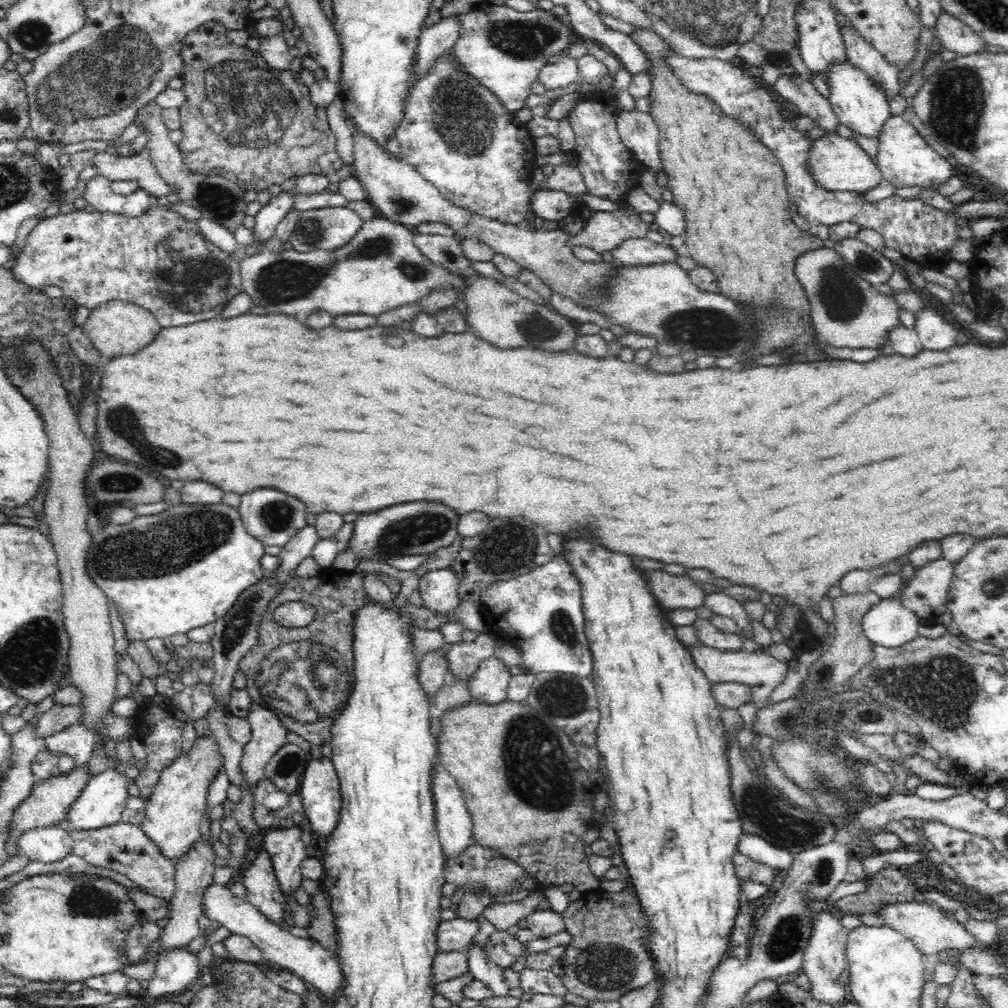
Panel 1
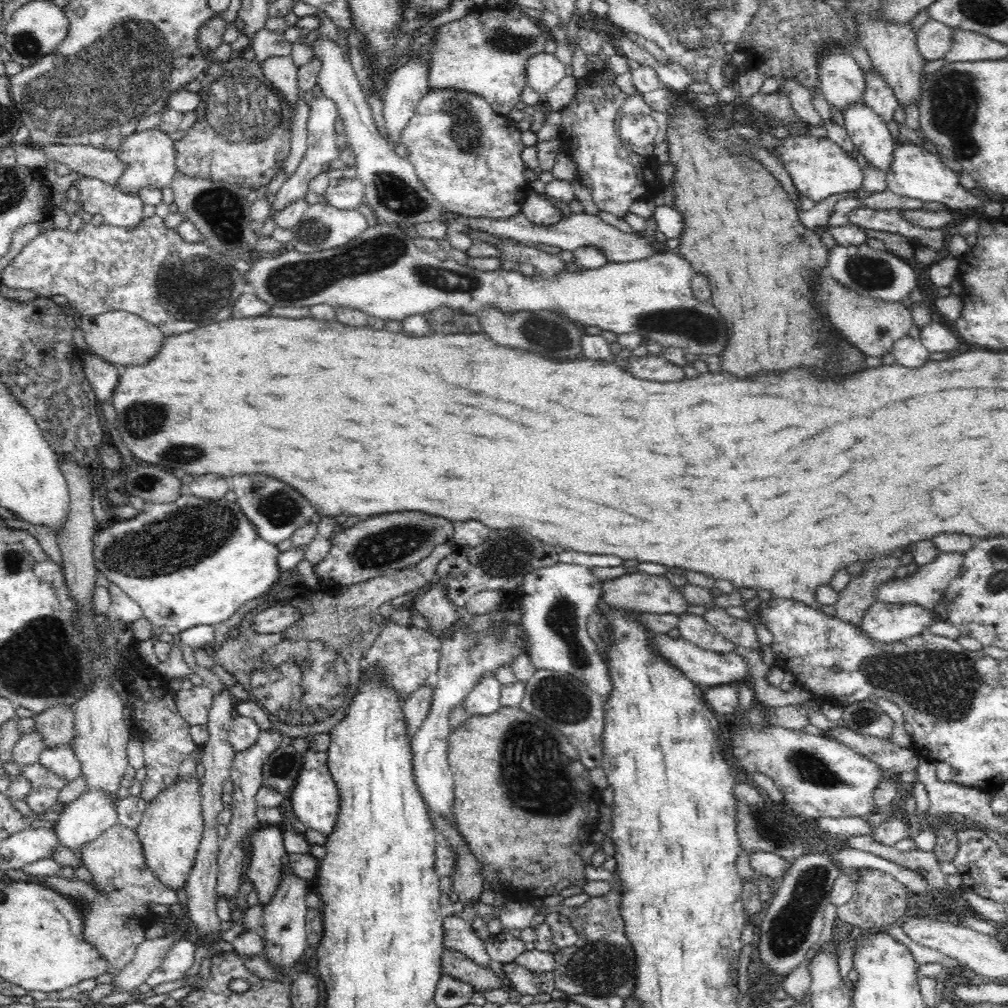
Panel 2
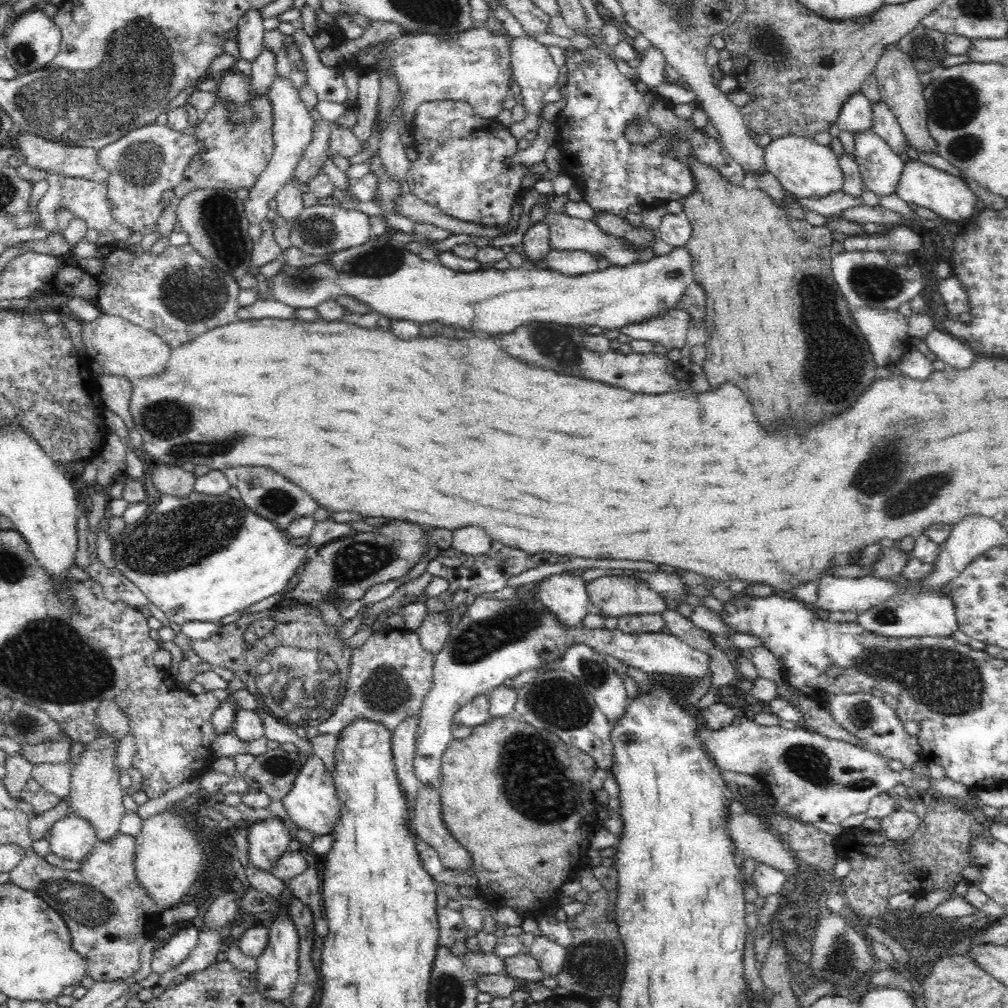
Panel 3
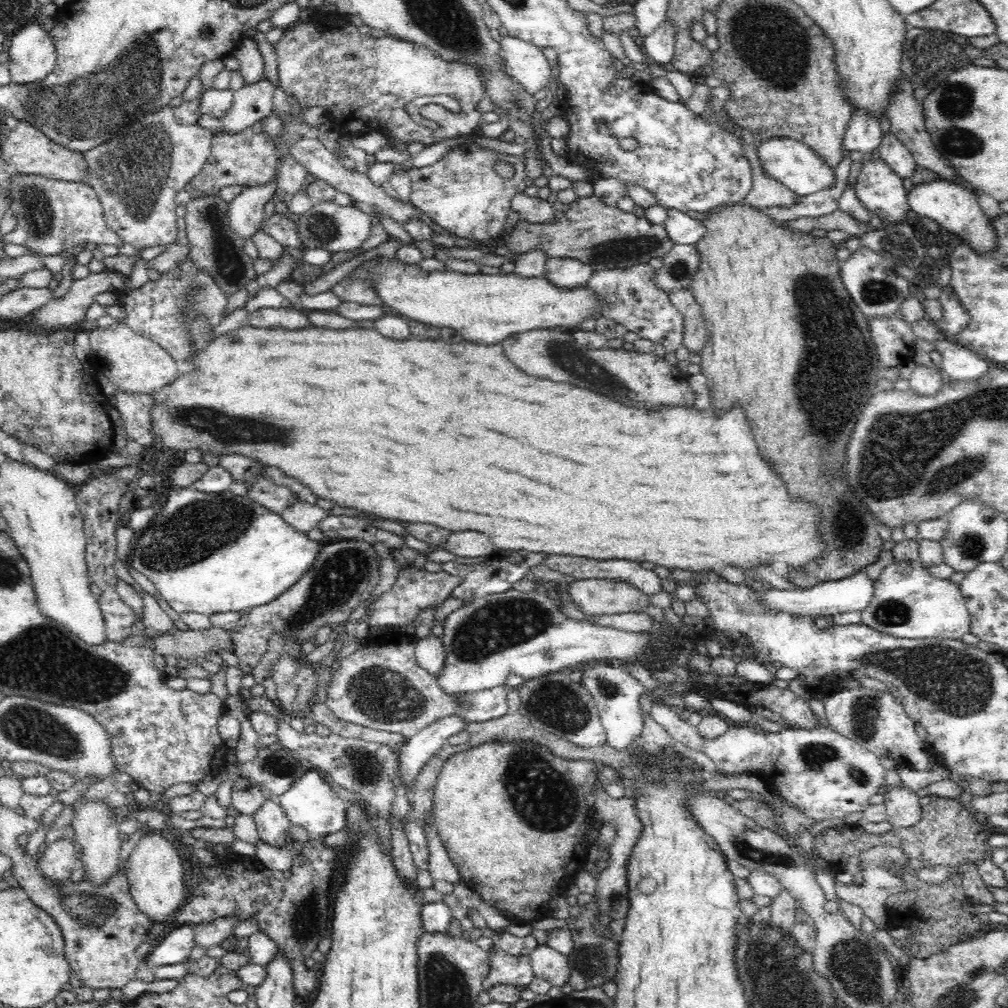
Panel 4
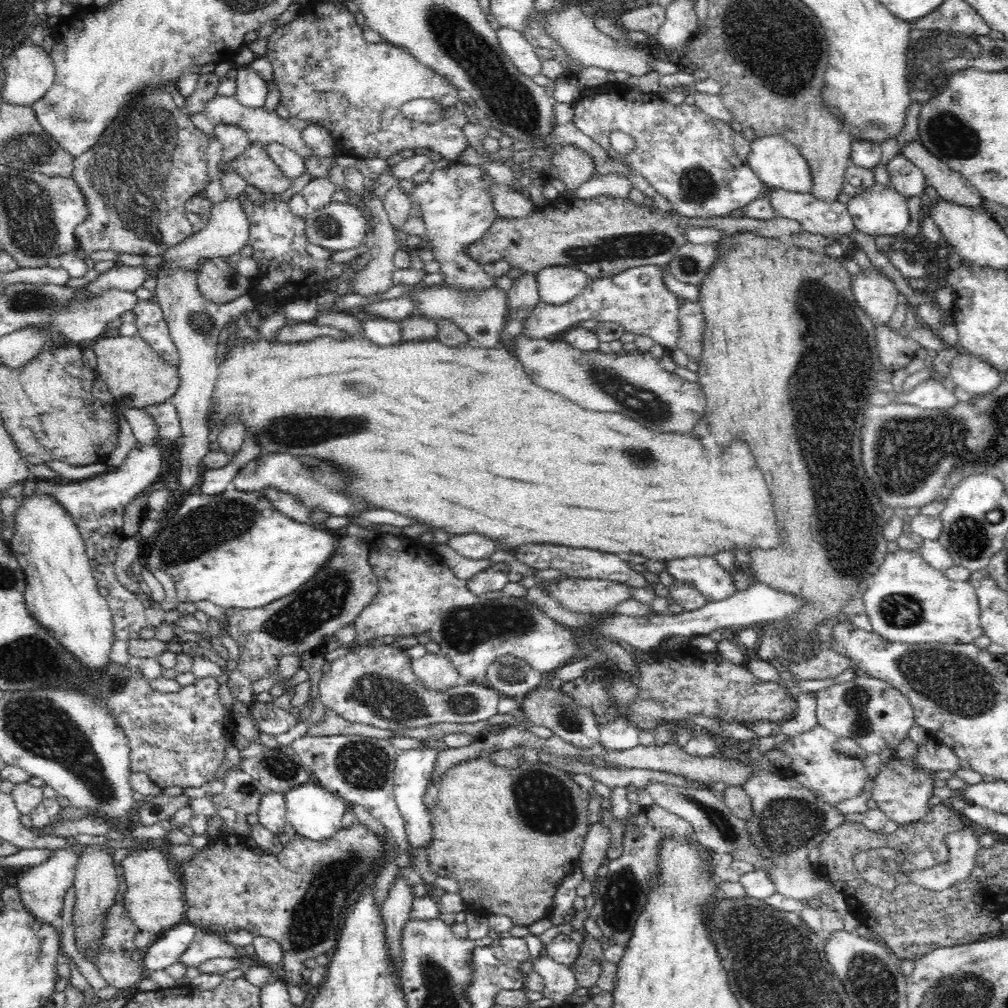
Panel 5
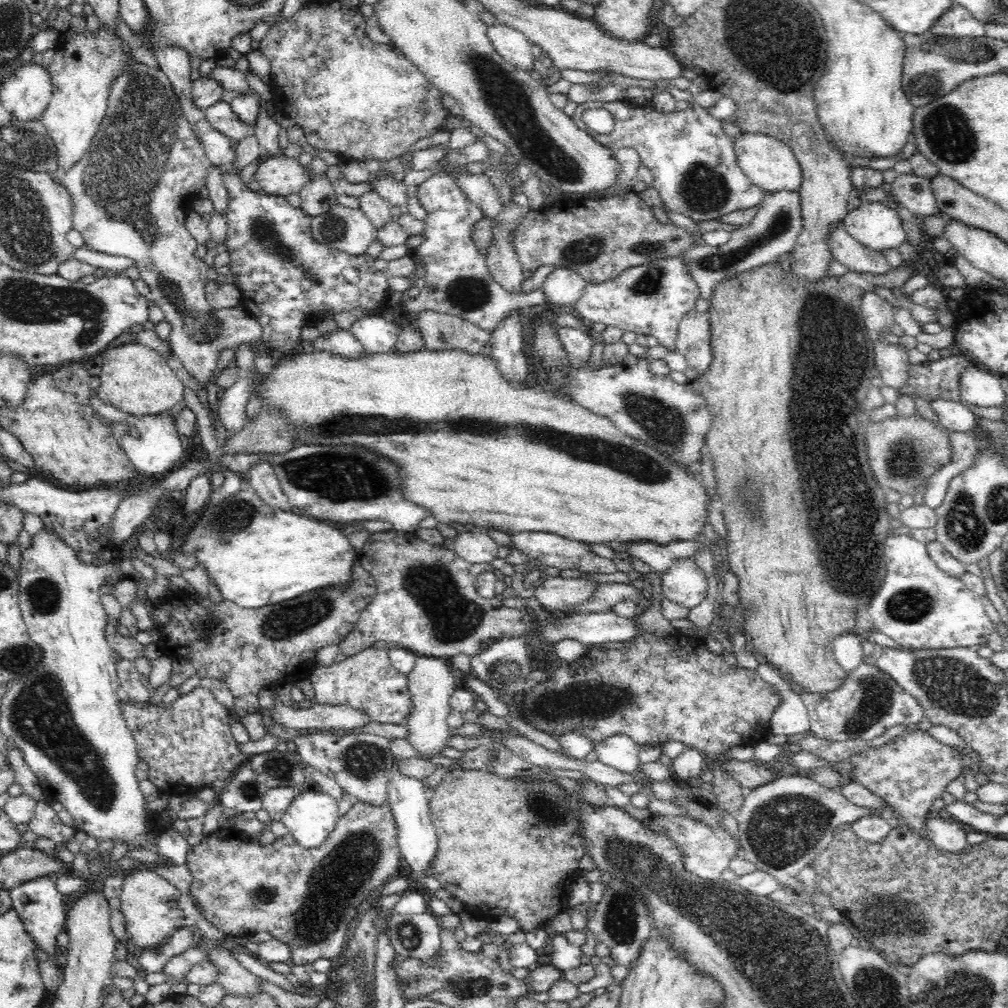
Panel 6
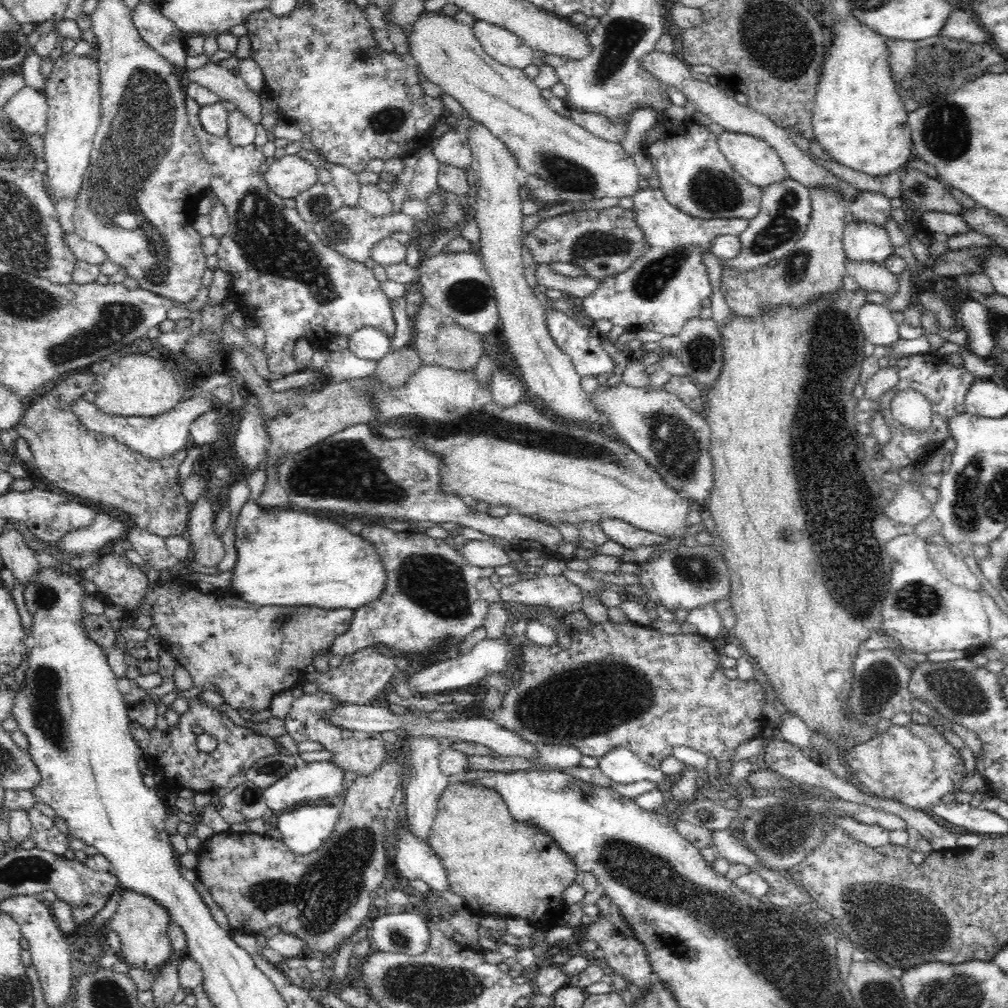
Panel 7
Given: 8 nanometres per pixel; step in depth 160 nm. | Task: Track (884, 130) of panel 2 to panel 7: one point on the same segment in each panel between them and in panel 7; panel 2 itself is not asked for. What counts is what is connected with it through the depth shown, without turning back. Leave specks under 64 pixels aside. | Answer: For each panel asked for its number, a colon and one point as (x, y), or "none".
3: (881, 168)
4: (881, 191)
5: (880, 211)
6: (874, 225)
7: (862, 241)

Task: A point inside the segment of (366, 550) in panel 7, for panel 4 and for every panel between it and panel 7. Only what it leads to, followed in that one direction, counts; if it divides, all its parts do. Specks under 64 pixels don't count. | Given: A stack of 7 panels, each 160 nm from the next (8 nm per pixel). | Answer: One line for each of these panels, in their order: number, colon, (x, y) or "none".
4: (210, 553)
5: (234, 549)
6: (257, 555)

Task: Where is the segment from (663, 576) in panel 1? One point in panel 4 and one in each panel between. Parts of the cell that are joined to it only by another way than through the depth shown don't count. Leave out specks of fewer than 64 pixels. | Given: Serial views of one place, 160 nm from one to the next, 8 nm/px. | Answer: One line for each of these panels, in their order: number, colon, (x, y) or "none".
2: (642, 593)
3: (617, 595)
4: (593, 596)

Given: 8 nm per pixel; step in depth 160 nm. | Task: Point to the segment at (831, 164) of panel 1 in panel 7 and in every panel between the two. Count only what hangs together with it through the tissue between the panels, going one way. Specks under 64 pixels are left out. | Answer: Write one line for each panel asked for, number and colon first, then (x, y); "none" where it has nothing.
2: (819, 168)
3: (806, 169)
4: (791, 162)
5: (778, 163)
6: (770, 164)
7: (753, 158)

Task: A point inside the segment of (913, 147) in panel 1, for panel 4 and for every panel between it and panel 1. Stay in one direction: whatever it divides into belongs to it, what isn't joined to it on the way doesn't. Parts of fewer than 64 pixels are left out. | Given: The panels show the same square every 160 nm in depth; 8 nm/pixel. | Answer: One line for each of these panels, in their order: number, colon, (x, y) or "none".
2: (916, 173)
3: (948, 195)
4: (953, 207)

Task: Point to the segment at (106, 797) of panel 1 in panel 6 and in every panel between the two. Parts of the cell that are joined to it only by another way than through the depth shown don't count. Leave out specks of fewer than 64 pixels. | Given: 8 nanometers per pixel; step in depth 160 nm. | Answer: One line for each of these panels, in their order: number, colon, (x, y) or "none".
2: (84, 819)
3: (72, 837)
4: (60, 858)
5: (42, 889)
6: (43, 910)

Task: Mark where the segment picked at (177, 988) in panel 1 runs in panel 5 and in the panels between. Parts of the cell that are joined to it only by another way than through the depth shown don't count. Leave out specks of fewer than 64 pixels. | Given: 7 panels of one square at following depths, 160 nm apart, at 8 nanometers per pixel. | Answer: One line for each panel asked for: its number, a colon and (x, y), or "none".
2: (180, 958)
3: (167, 955)
4: (176, 947)
5: (167, 949)

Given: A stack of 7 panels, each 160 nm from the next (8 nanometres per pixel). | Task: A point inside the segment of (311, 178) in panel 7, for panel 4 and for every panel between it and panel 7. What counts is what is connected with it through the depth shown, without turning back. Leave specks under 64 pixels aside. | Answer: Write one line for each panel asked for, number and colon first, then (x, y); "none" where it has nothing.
4: (248, 158)
5: (254, 165)
6: (281, 176)

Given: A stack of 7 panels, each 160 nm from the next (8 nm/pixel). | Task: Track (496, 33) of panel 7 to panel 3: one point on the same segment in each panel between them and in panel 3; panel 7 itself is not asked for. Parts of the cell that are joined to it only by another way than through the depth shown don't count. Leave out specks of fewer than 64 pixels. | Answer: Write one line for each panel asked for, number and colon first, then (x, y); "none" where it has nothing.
3: (534, 68)
4: (526, 64)
5: (522, 54)
6: (511, 44)

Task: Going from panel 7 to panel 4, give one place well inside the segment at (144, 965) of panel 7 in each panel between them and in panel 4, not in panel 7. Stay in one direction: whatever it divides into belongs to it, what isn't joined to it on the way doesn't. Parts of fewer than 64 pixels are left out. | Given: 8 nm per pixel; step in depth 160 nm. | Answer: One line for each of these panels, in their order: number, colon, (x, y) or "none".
4: (155, 871)
5: (153, 898)
6: (153, 908)

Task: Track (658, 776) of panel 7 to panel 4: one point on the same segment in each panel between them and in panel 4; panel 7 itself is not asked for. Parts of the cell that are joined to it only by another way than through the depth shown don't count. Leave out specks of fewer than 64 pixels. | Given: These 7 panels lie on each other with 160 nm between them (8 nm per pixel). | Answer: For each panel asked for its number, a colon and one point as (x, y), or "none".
4: (617, 694)
5: (618, 735)
6: (619, 751)

